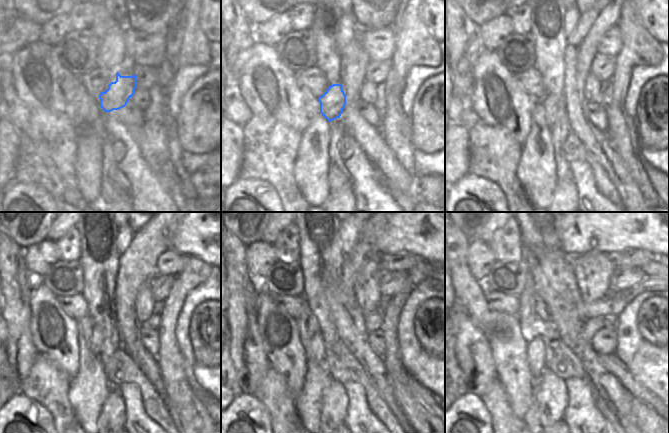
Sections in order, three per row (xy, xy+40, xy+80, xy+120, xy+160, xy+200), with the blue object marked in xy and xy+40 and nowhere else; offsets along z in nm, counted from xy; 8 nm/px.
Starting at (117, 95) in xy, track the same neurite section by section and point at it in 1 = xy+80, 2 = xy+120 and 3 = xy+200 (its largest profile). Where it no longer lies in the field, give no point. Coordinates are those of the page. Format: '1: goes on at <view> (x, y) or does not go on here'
1: goes on at xy+80 (554, 107)
2: goes on at xy+120 (97, 338)
3: goes on at xy+200 (536, 351)

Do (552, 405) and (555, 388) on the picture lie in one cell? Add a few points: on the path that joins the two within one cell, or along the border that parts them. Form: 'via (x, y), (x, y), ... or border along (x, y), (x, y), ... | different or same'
via (552, 401), (552, 392) | same

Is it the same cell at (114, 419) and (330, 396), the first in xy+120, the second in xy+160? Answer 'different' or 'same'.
same

